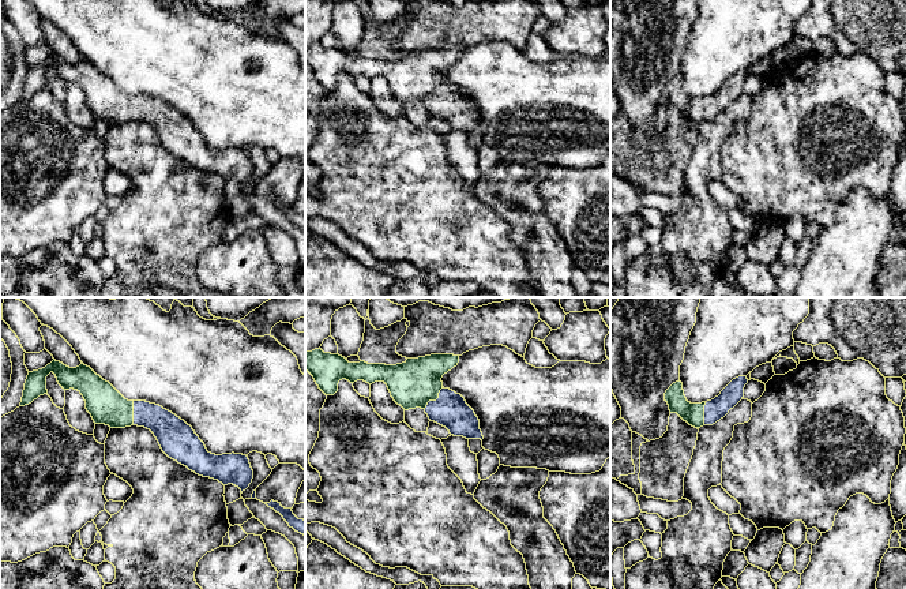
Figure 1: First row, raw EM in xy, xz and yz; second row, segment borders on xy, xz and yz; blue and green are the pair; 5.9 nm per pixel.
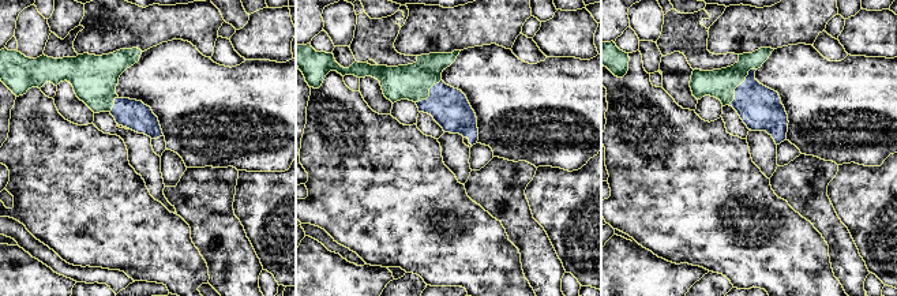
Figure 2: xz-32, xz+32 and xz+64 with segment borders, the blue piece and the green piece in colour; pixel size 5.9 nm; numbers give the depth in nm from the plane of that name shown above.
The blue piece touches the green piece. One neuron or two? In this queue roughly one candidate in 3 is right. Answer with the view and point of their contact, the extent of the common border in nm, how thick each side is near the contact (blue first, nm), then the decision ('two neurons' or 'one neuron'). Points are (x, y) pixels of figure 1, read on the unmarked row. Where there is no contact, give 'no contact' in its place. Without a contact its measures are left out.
meets blue in xz at (436, 94); contact 170 nm long; 200 nm thick on the blue side, 280 nm on the other; one neuron

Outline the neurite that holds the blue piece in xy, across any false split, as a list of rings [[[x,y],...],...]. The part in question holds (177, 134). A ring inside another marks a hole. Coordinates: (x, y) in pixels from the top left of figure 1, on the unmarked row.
[[[53,55],[45,63],[29,67],[20,101],[48,89],[46,71],[53,67],[64,85],[78,85],[95,119],[110,123],[144,121],[157,132],[162,146],[199,170],[233,179],[241,188],[249,181],[253,165],[243,149],[215,150],[207,146],[191,120],[163,104],[146,95],[125,94],[109,76],[104,75],[83,57],[69,63]]]

